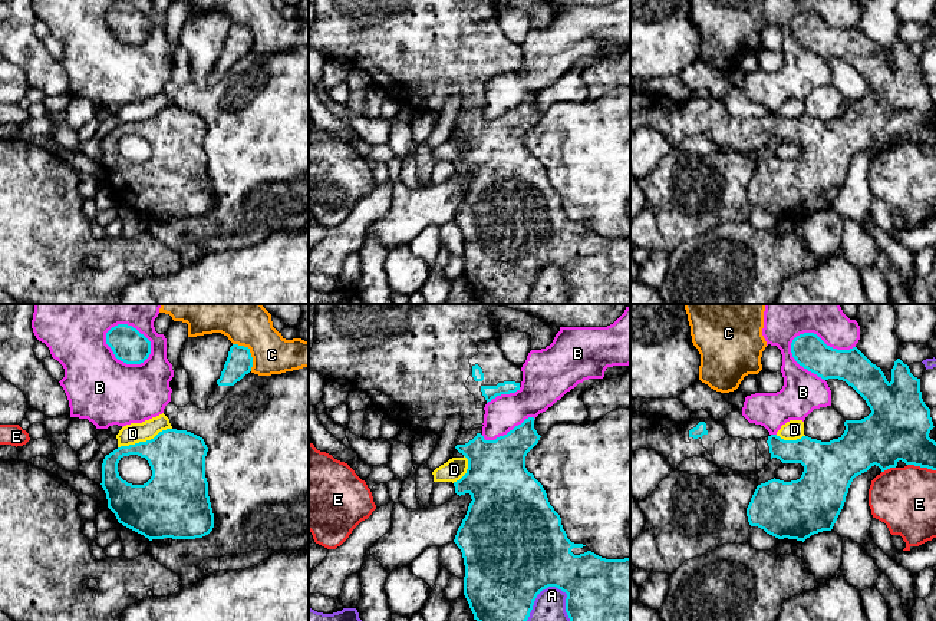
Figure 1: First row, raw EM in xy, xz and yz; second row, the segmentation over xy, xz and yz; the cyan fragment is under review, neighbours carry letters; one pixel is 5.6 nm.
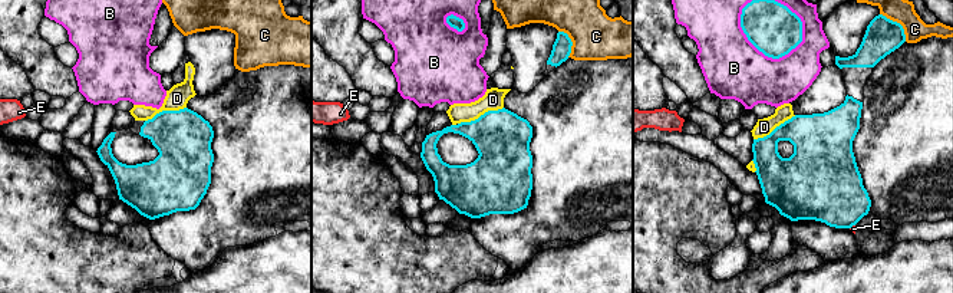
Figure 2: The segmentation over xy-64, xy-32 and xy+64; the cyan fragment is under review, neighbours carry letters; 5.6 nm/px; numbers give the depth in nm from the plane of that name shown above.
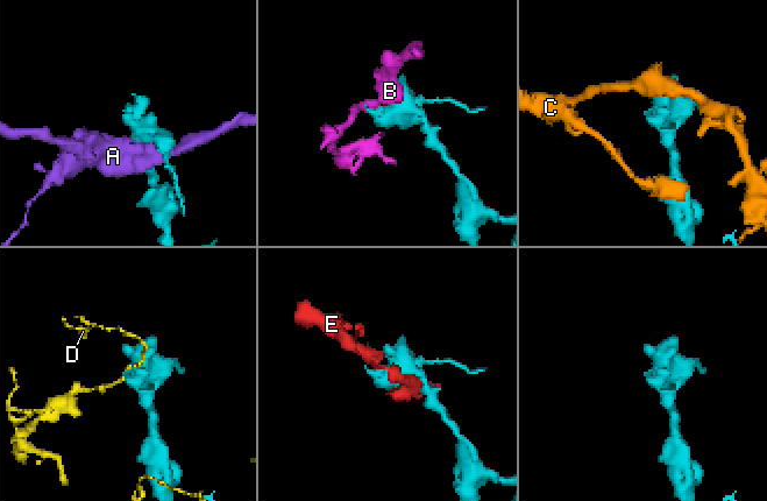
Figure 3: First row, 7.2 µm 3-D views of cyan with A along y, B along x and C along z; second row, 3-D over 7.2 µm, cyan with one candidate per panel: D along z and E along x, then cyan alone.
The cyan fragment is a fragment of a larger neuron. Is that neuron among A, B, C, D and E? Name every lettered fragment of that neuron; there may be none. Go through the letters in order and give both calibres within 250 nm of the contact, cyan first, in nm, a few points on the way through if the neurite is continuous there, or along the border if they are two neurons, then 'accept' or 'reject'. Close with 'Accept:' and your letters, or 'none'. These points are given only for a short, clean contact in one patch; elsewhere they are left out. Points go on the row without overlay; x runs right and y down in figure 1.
A: 500 nm thick on the cyan side, 240 nm on the other; reject
B: 190 nm thick on the cyan side, 190 nm on the other; reject
C: 150 nm thick on the cyan side, 220 nm on the other; border along xy (233, 22), (249, 27), (251, 49); reject
D: 320 nm thick on the cyan side, 120 nm on the other; reject
E: 360 nm thick on the cyan side, 360 nm on the other; reject
Accept: none

